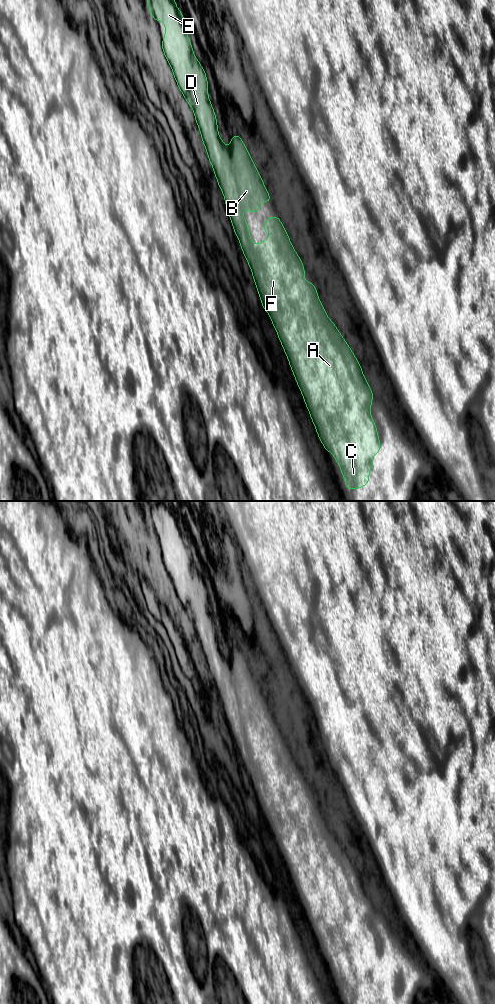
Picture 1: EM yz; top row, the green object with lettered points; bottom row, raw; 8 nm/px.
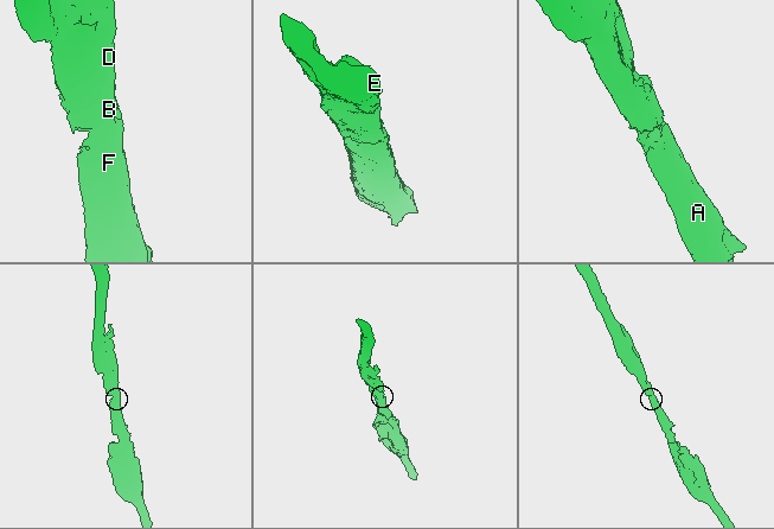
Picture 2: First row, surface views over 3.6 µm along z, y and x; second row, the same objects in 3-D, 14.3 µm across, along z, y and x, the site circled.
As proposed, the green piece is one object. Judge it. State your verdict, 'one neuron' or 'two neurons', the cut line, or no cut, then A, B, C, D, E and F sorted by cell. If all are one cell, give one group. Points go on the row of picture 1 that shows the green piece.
one neuron; cut none; groups A B C D E F

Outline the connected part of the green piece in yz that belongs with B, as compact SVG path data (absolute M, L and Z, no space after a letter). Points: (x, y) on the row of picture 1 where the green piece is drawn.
M148 0L148 7L155 21L165 22L162 49L183 96L194 111L202 142L223 192L235 234L251 268L262 307L269 314L277 331L318 437L325 450L335 457L347 489L360 489L369 484L373 455L380 453L376 425L370 414L373 400L371 388L349 345L328 318L313 282L304 282L302 261L279 217L276 215L265 220L264 231L270 235L267 240L257 245L250 239L250 231L242 211L258 212L264 200L272 202L270 195L240 136L233 135L228 148L219 137L216 114L208 97L207 77L193 53L187 36L189 28L175 0Z

